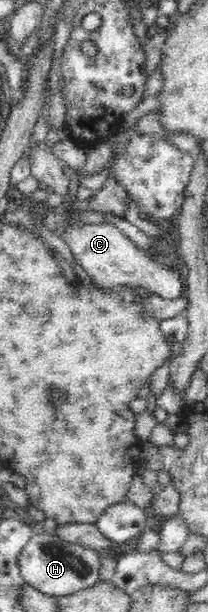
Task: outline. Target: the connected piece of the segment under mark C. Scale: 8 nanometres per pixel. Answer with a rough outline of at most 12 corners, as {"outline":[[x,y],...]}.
{"outline":[[32,214],[70,246],[100,289],[142,287],[178,300],[177,269],[150,258],[116,226]]}

